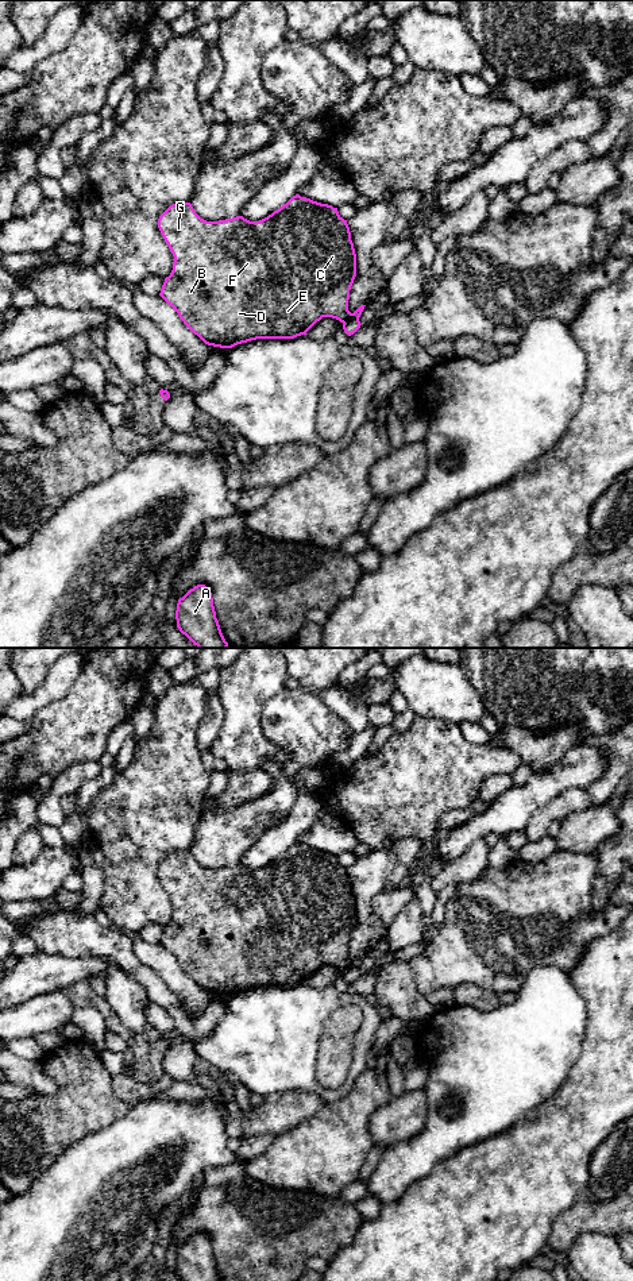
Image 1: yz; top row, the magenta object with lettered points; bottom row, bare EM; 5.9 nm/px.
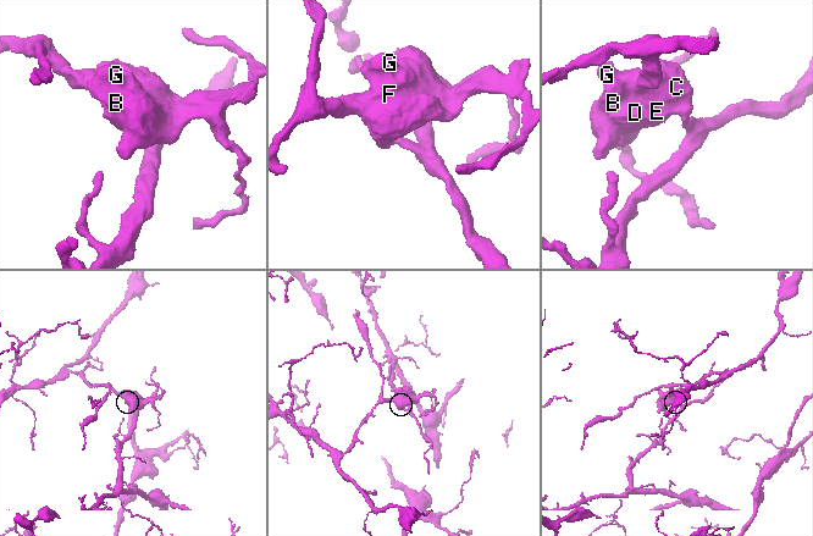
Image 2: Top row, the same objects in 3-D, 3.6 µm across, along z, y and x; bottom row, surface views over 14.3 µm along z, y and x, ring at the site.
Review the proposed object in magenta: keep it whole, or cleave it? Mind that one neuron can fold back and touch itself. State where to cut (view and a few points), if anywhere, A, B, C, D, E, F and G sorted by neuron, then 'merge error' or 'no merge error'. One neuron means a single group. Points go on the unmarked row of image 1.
cut in yz along (358, 965), (351, 965), (343, 972); A / B C D E F G; merge error

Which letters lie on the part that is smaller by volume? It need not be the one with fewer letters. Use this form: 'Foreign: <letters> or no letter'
Foreign: A

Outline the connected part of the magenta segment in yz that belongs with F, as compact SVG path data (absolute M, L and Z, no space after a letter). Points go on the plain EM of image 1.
M296 842L279 857L259 869L250 869L243 864L207 869L196 861L190 850L180 850L170 853L159 864L158 876L174 904L173 918L170 923L165 926L159 944L178 961L184 972L208 993L232 996L256 987L294 987L306 983L323 965L332 965L343 972L351 966L359 966L366 954L360 953L354 961L348 958L350 938L356 925L356 902L347 868L344 868L339 863L337 856L332 853Z

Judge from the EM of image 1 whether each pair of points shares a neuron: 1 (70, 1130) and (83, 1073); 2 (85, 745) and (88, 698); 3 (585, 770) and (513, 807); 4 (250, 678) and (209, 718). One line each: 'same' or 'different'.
1: same
2: same
3: same
4: different

